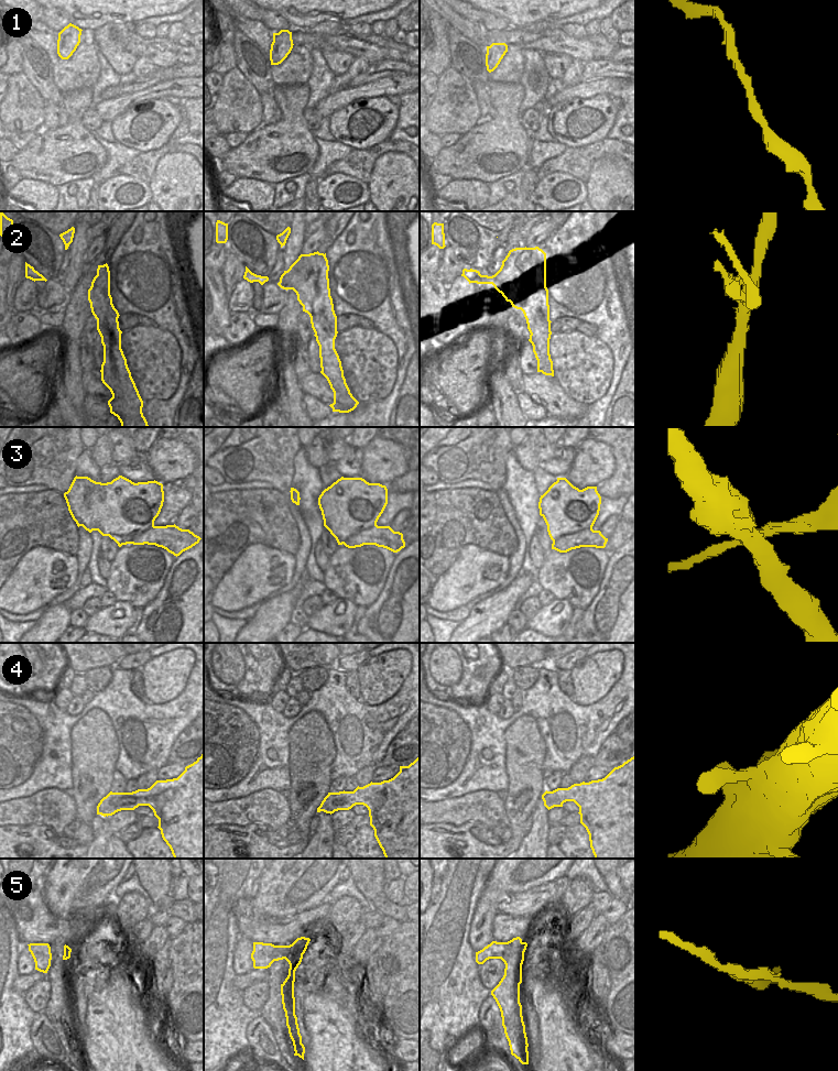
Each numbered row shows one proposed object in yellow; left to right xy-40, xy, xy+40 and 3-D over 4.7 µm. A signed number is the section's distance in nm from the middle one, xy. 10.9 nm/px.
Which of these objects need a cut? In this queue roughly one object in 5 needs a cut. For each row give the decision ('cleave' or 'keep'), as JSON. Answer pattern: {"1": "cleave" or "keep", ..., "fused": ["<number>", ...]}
{"1": "keep", "2": "keep", "3": "keep", "4": "keep", "5": "cleave", "fused": ["5"]}

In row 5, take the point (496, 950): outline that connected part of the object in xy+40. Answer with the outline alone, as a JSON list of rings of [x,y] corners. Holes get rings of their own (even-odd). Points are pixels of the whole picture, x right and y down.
[[[520,937],[513,938],[508,942],[492,941],[482,950],[476,952],[476,962],[478,964],[483,964],[489,959],[502,960],[507,947],[510,948],[510,952],[516,952],[519,954],[518,963],[522,965],[524,961],[524,952],[526,950],[527,943],[523,942]]]

